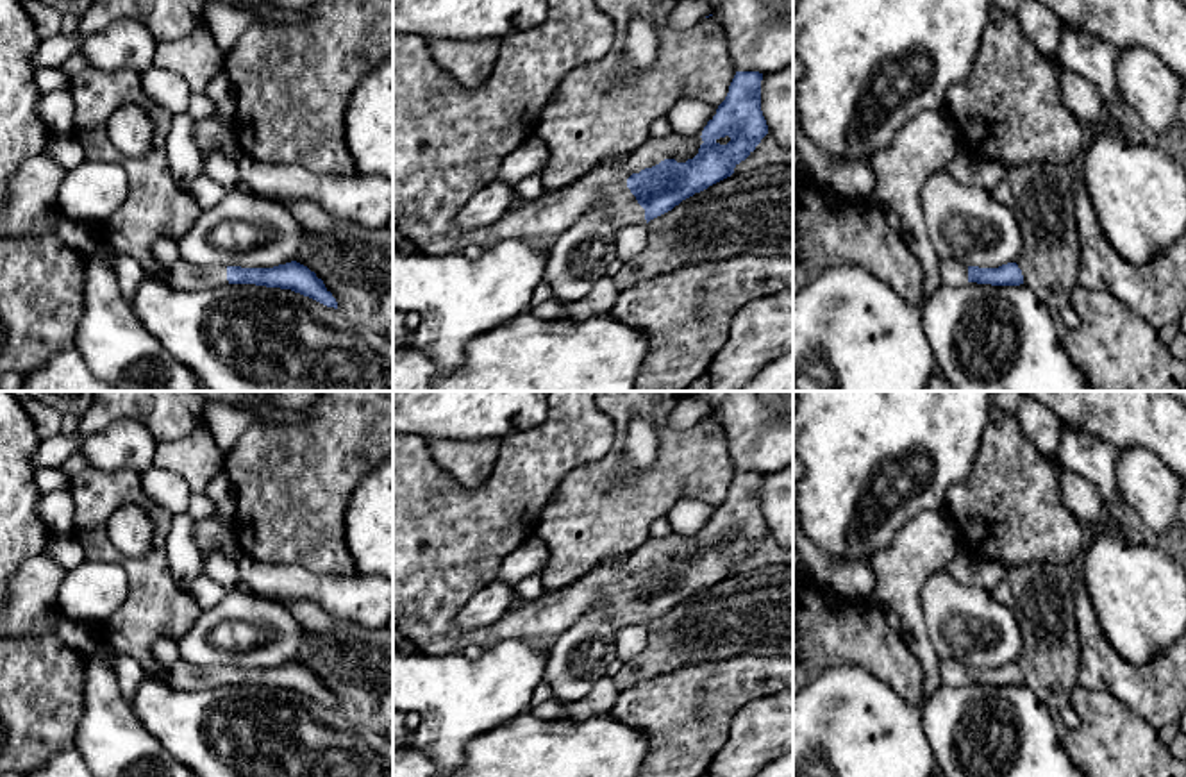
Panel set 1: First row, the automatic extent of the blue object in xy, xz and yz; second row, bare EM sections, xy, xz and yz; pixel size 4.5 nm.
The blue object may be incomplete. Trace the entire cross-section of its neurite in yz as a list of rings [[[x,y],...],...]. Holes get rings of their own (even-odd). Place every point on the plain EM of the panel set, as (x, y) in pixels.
[[[941,659],[940,681],[943,686],[961,688],[968,682],[991,686],[1020,686],[1023,684],[1022,670],[1016,663],[1007,663],[998,668],[968,666],[957,659]]]

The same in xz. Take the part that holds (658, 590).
[[[550,391],[547,404],[547,418],[538,427],[500,439],[495,470],[475,489],[463,488],[438,468],[423,438],[393,432],[393,629],[422,654],[461,654],[472,643],[489,650],[504,639],[550,650],[559,634],[600,597],[616,629],[647,625],[731,577],[768,534],[761,511],[763,473],[736,472],[725,500],[700,536],[650,536],[623,563],[597,566],[563,589],[545,591],[505,611],[488,627],[459,629],[455,616],[461,607],[498,579],[507,556],[538,534],[539,514],[559,480],[570,470],[602,459],[614,443],[613,420],[595,405],[595,391]]]

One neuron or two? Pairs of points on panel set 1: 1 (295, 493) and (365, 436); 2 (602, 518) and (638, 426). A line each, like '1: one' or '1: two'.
1: one
2: two

